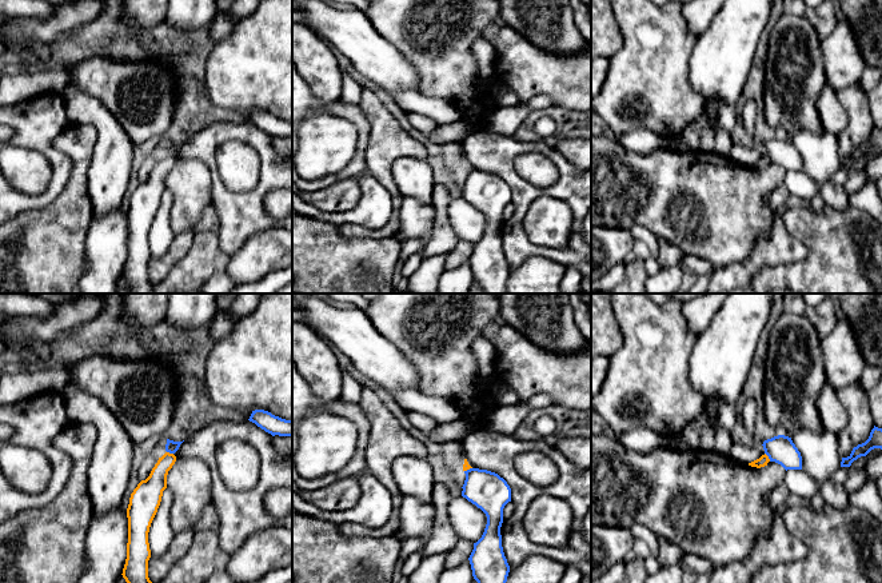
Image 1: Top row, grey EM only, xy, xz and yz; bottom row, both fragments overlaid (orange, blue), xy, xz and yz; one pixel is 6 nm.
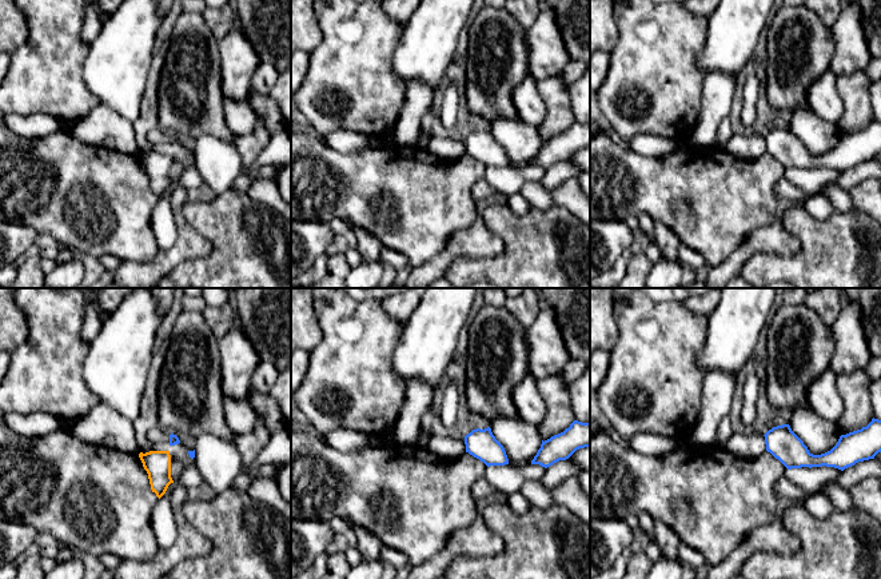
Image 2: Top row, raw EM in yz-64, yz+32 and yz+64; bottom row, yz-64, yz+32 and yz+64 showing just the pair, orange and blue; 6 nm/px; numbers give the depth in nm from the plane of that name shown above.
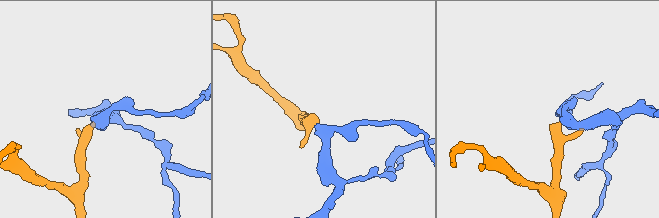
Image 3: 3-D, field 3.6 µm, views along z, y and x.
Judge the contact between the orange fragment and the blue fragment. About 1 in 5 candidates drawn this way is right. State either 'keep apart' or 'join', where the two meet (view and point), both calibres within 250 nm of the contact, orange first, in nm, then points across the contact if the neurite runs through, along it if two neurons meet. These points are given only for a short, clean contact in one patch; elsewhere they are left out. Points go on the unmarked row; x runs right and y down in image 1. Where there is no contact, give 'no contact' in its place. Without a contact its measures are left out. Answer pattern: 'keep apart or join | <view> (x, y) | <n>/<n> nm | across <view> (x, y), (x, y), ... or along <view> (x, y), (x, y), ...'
keep apart | yz (767, 158) | 60/160 nm | along yz (765, 154), (770, 162)

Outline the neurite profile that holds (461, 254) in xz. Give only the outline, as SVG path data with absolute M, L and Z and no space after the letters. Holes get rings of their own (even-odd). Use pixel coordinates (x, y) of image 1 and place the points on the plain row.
M459 240L456 247L446 255L444 271L452 271L463 265L468 261L472 251L474 245L471 243Z

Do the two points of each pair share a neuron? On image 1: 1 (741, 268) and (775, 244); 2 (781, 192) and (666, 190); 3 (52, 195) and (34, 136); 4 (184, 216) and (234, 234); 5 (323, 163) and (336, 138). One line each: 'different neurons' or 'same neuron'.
1: same neuron
2: different neurons
3: same neuron
4: different neurons
5: same neuron

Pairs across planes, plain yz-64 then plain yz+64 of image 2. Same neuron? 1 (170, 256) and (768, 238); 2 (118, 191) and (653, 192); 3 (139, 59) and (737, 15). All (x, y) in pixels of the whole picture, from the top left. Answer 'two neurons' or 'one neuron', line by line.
1: one neuron
2: one neuron
3: one neuron

